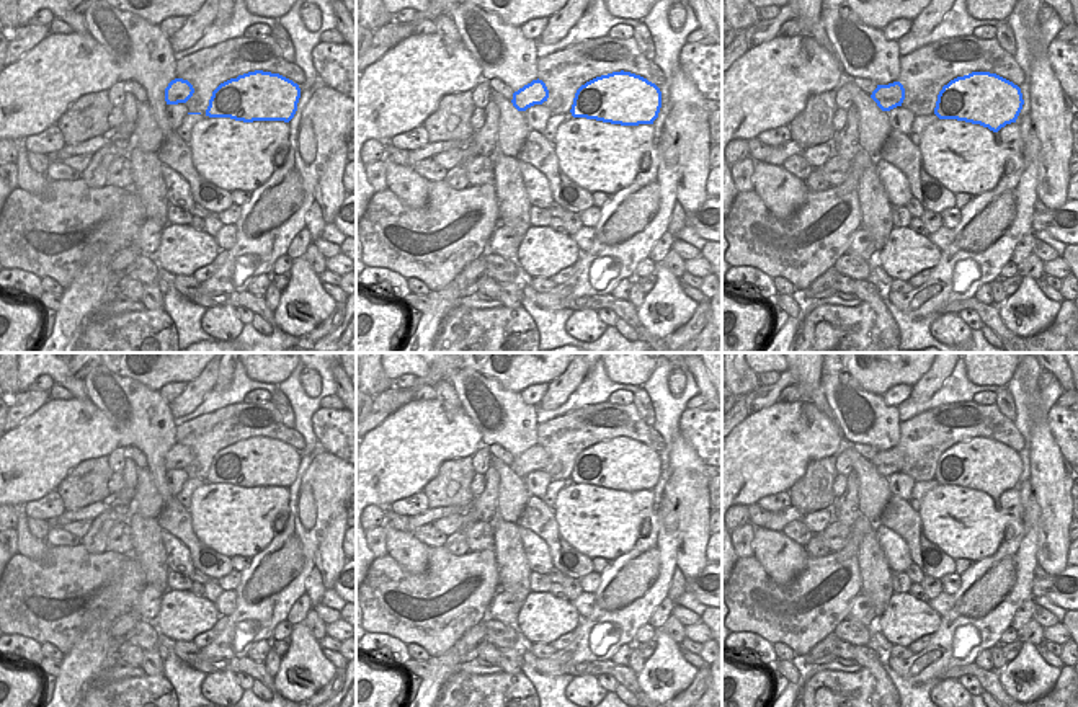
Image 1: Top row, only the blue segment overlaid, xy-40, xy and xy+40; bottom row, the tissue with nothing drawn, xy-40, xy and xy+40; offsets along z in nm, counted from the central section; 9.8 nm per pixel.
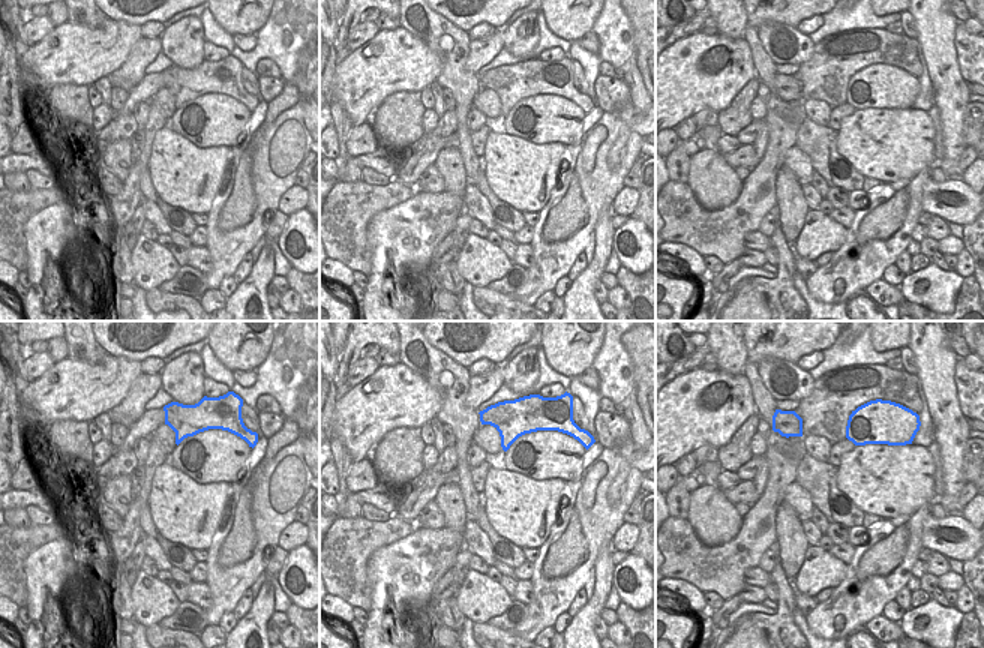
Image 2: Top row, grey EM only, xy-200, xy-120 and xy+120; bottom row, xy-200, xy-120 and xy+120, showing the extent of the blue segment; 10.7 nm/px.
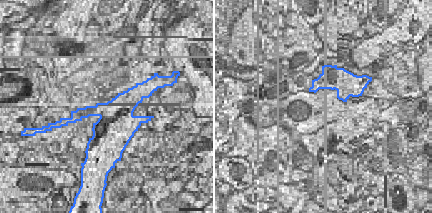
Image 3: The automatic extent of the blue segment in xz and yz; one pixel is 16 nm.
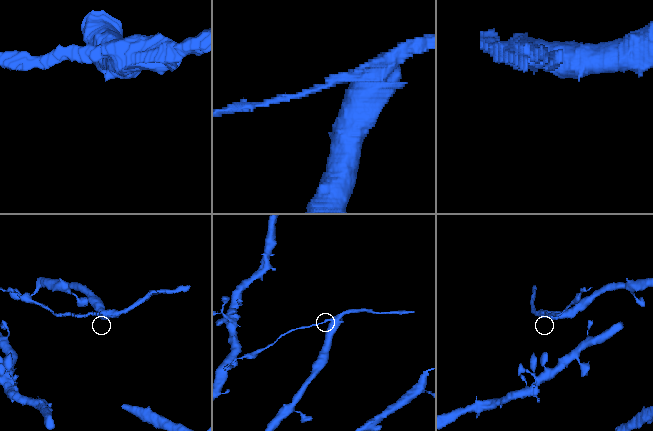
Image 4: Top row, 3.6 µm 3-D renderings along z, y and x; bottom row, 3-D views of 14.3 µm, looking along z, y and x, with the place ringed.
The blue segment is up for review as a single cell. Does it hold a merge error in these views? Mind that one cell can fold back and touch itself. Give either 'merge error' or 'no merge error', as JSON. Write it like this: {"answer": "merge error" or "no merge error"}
{"answer": "merge error"}

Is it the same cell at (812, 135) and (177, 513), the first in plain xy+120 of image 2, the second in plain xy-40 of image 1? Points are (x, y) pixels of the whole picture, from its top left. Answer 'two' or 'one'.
one

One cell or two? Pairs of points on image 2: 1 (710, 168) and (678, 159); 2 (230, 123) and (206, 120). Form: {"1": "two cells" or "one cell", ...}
{"1": "two cells", "2": "two cells"}

